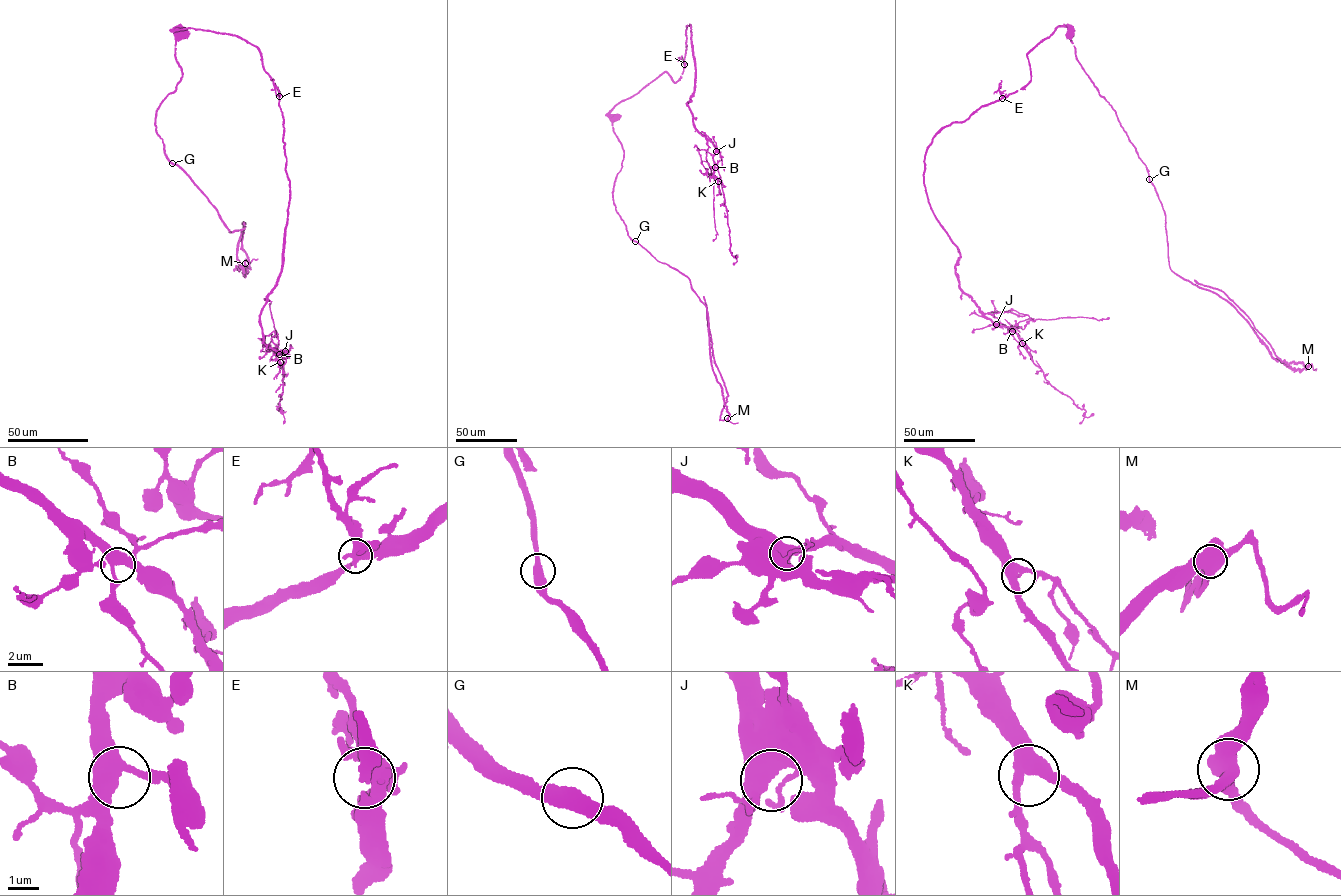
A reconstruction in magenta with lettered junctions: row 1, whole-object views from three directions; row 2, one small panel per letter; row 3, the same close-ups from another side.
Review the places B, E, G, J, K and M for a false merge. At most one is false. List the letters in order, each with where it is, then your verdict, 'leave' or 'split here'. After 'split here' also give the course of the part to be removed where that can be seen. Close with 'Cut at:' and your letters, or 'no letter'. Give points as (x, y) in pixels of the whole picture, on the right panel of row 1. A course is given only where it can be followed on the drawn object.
B: (1012, 331) | leave
E: (1002, 98) | leave
G: (1149, 179) | leave
J: (996, 324) | leave
K: (1022, 343) | leave
M: (1308, 366) | leave
Cut at: no letter

